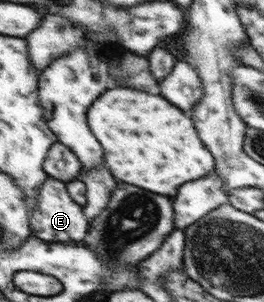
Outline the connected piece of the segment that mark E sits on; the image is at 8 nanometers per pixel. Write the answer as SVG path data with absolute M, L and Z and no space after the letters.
M49 177L41 185L37 199L36 210L31 211L32 236L39 237L52 243L81 242L83 243L89 230L88 219L83 214L81 205L78 205L67 192L63 181Z

